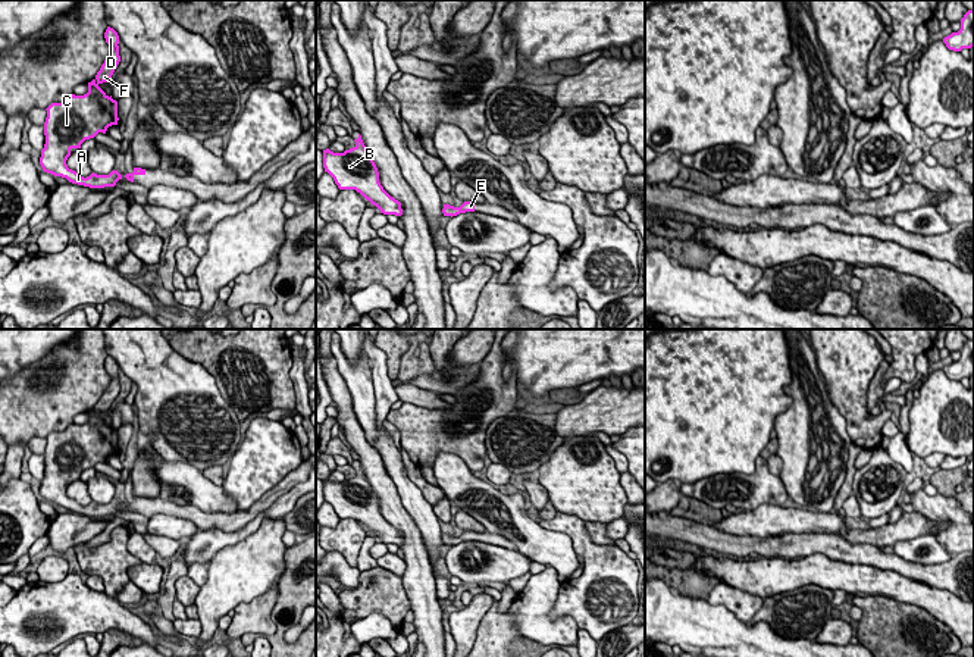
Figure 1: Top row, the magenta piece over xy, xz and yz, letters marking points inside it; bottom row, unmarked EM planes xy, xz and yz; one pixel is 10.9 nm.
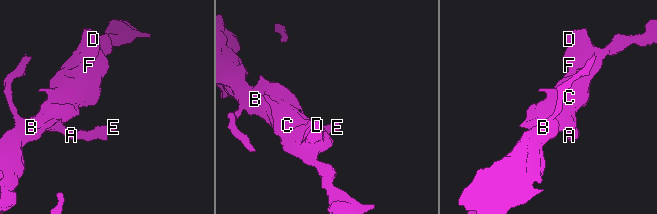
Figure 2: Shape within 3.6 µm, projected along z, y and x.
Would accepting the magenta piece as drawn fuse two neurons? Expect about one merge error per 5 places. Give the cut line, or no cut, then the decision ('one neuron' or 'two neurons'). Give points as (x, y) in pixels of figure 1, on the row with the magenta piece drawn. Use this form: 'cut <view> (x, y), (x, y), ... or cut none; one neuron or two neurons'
cut none; one neuron

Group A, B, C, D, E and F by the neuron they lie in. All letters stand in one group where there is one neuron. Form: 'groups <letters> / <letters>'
groups A B C D E F

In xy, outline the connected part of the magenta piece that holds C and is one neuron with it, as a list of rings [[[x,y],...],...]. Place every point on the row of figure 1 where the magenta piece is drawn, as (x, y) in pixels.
[[[107,26],[104,38],[112,50],[95,78],[88,82],[88,93],[84,96],[72,94],[65,101],[51,103],[46,109],[46,144],[40,157],[44,172],[90,188],[115,187],[123,178],[118,170],[112,170],[109,175],[93,172],[84,178],[66,165],[72,148],[81,148],[85,140],[94,138],[98,132],[106,134],[107,128],[118,125],[119,121],[118,101],[98,87],[112,78],[120,62],[119,35],[113,28]]]

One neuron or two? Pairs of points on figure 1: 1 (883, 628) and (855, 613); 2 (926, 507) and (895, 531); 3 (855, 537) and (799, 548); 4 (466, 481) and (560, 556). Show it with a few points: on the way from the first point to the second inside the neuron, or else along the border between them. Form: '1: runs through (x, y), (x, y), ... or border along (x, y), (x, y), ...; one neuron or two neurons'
1: border along (852, 604), (861, 610), (860, 620); two neurons
2: border along (914, 510), (935, 522), (946, 522), (949, 525); two neurons
3: border along (841, 534), (851, 543), (870, 543), (879, 547); two neurons
4: runs through (491, 490), (516, 510), (517, 518), (535, 535); one neuron

